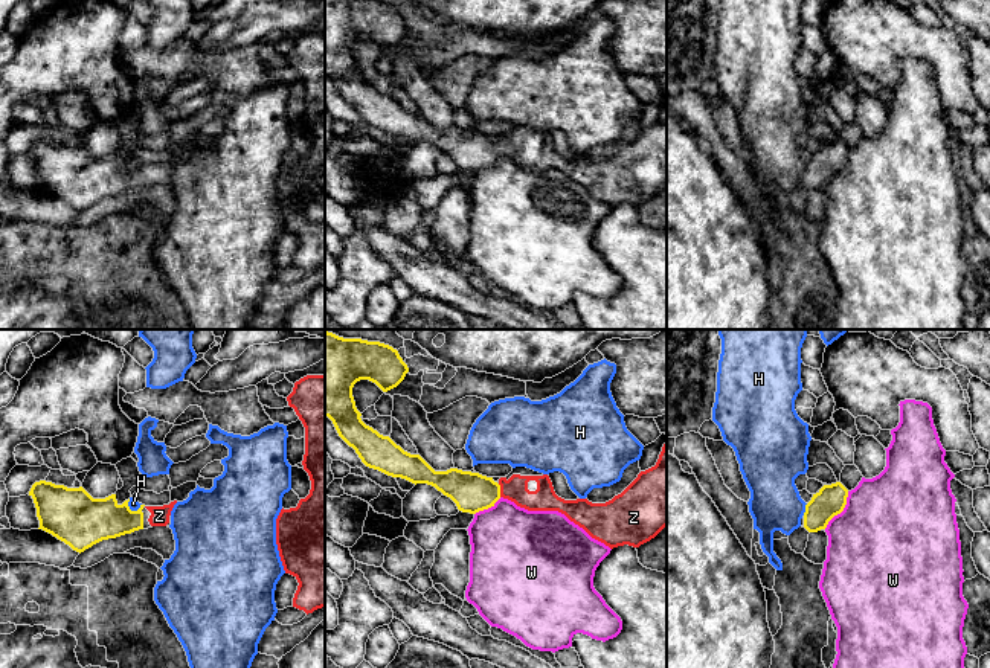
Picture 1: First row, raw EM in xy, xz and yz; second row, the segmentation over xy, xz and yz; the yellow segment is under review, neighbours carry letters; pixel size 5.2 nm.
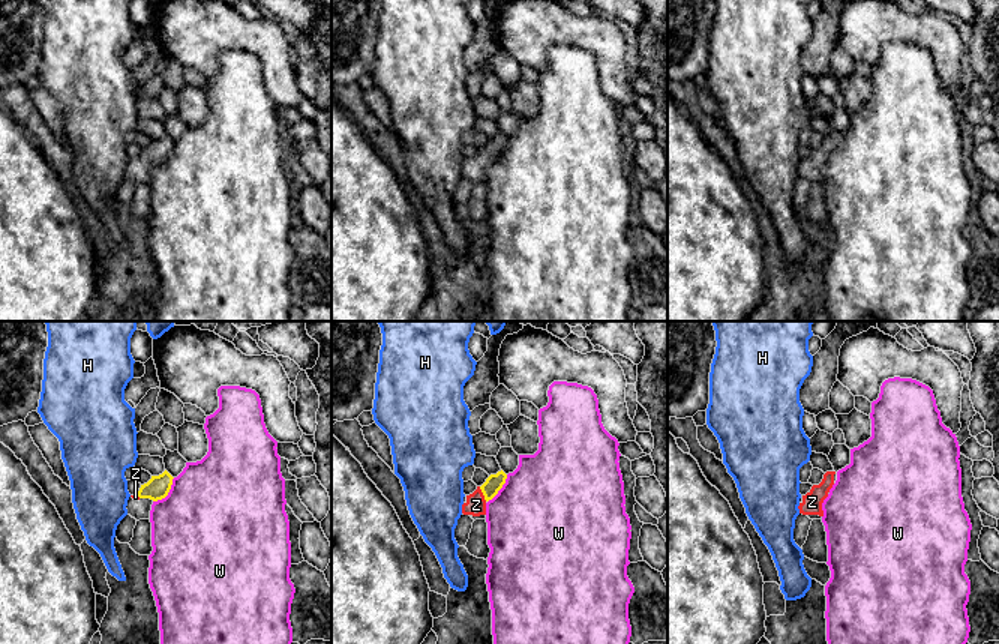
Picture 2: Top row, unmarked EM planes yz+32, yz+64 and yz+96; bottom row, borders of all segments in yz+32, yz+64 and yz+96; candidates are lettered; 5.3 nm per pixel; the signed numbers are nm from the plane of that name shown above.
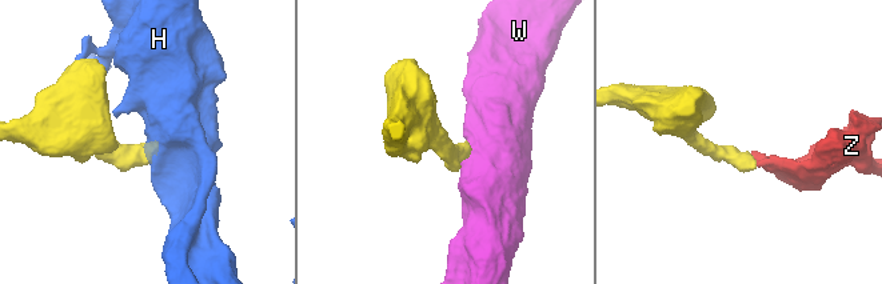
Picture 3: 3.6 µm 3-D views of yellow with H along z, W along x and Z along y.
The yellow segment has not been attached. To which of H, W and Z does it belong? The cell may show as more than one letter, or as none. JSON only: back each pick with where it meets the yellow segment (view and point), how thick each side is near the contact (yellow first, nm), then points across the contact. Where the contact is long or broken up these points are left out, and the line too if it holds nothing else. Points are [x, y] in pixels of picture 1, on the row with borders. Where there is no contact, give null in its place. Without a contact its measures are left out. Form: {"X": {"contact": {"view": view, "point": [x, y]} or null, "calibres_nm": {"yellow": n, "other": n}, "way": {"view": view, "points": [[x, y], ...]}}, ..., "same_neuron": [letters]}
{"Z": {"contact": {"view": "xz", "point": [499, 490]}, "calibres_nm": {"yellow": 200, "other": 130}, "way": {"view": "xz", "points": [[472, 491], [499, 490], [516, 490]]}}, "same_neuron": ["Z"]}

